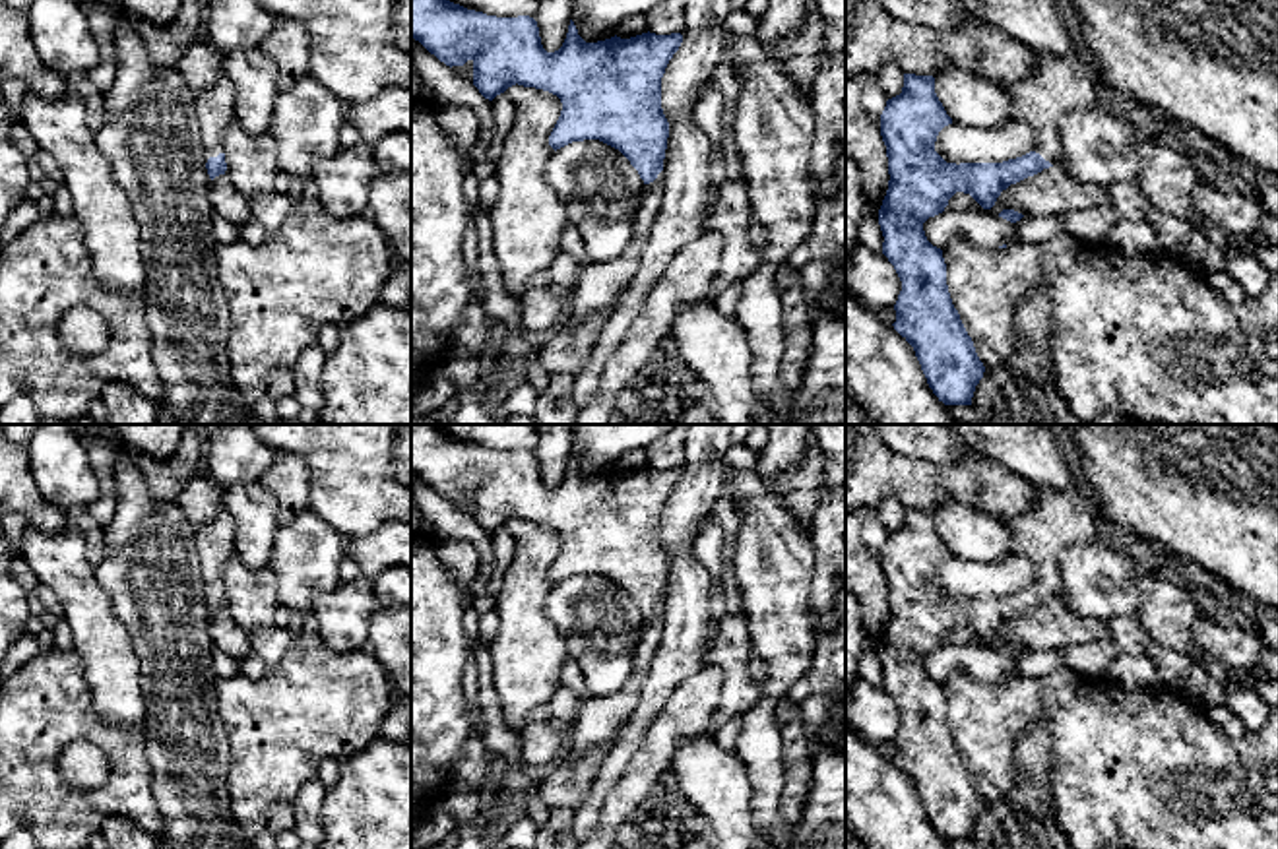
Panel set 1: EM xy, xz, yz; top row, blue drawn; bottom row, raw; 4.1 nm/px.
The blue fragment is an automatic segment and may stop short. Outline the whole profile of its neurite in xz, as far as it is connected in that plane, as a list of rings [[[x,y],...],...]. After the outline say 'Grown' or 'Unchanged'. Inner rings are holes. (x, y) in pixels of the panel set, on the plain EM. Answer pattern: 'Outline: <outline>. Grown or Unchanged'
Outline: [[[411,424],[411,471],[450,502],[471,494],[473,519],[489,535],[516,518],[557,529],[562,545],[549,570],[549,580],[555,585],[572,576],[599,574],[619,583],[638,605],[646,620],[634,651],[632,673],[621,690],[584,698],[570,731],[566,754],[582,758],[603,746],[636,708],[661,642],[661,616],[655,613],[663,605],[669,572],[669,556],[661,543],[661,512],[679,485],[683,469],[648,465],[630,473],[615,469],[605,475],[586,477],[570,454],[562,481],[547,487],[541,479],[537,456],[529,450],[487,450],[446,434],[438,424]]]. Grown

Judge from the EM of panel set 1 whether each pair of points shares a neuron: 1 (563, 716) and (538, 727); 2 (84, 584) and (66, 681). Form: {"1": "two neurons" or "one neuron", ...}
{"1": "one neuron", "2": "two neurons"}

